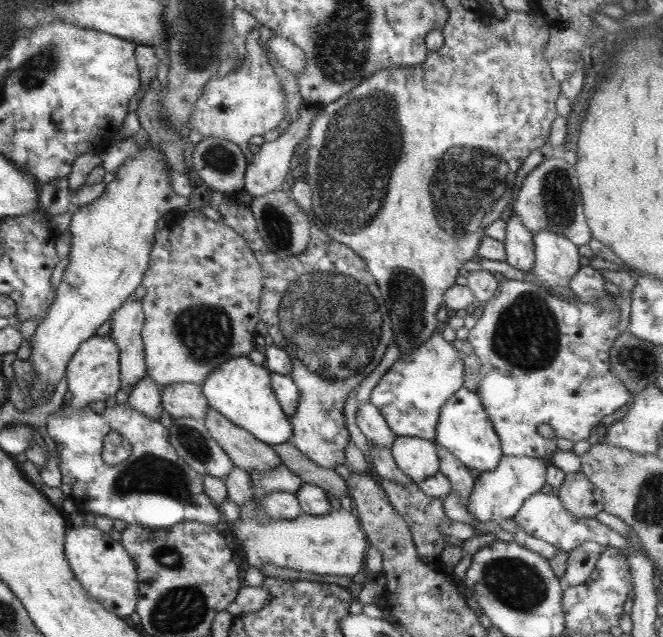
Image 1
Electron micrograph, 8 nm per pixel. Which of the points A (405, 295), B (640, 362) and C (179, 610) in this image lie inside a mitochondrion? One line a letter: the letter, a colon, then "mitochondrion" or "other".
A: mitochondrion
B: mitochondrion
C: mitochondrion

